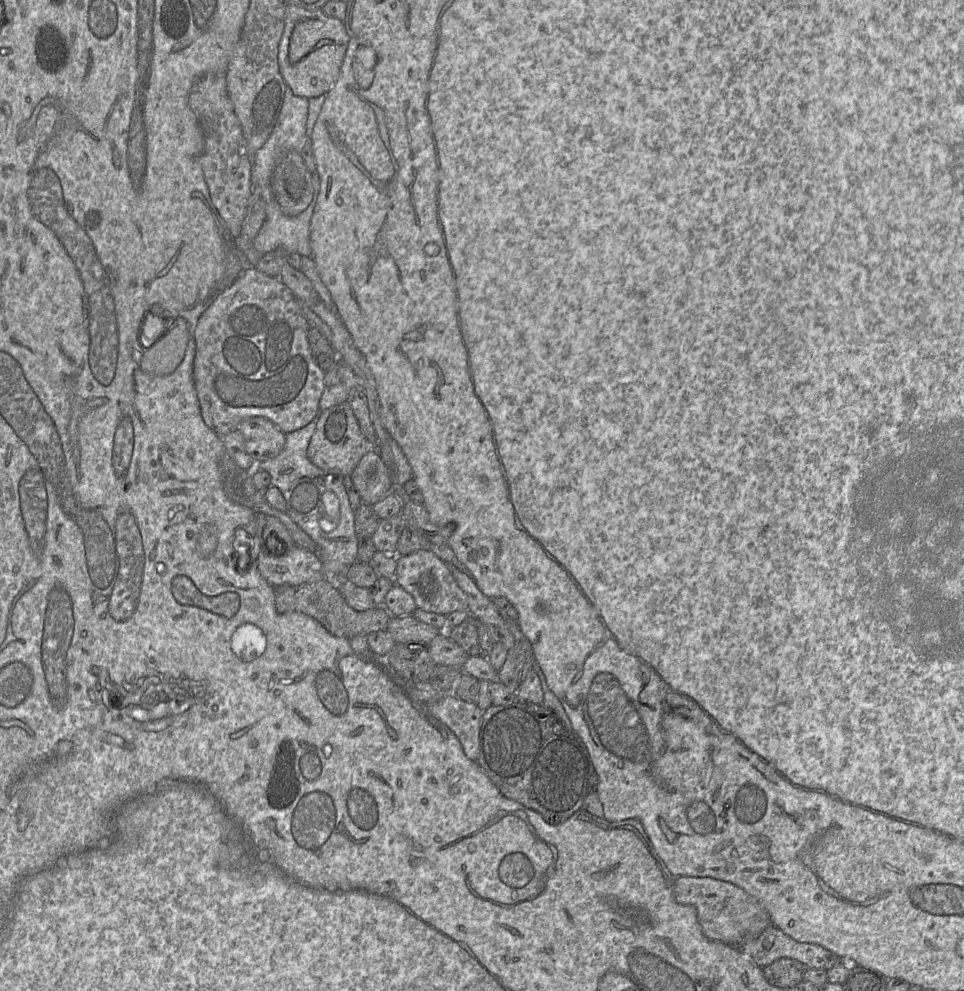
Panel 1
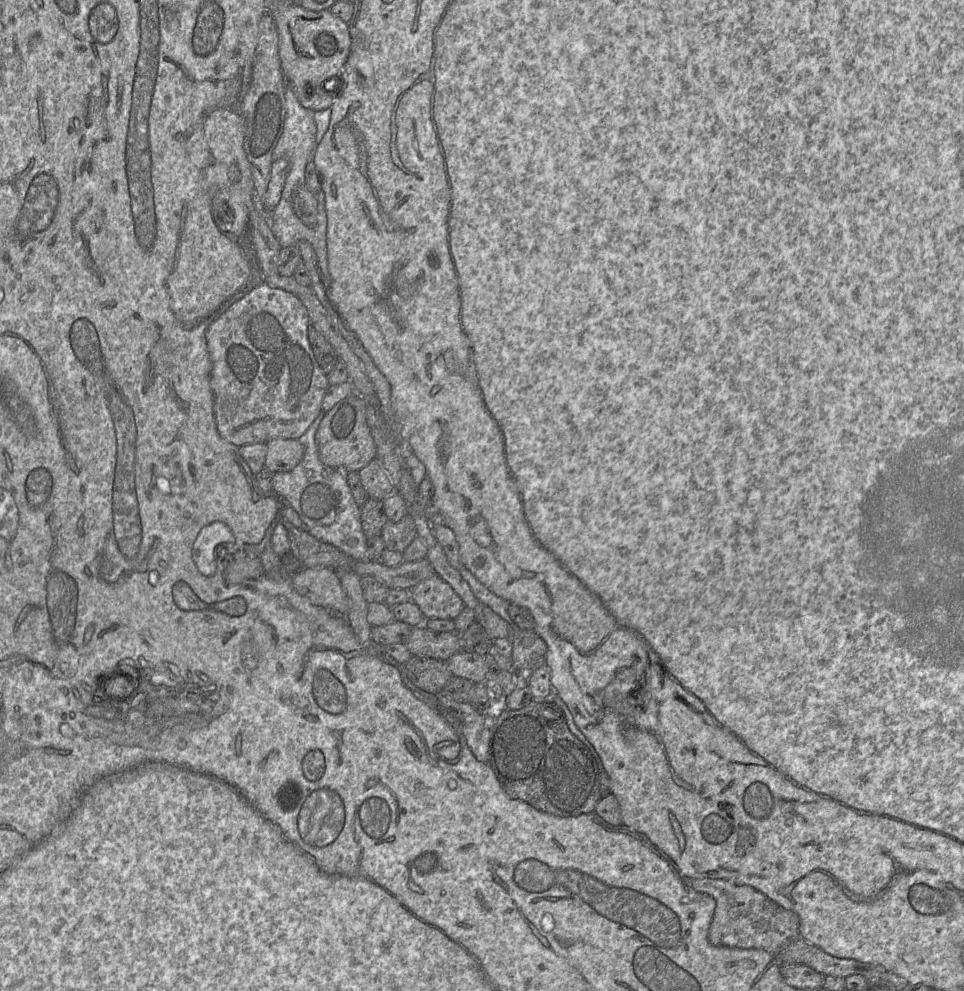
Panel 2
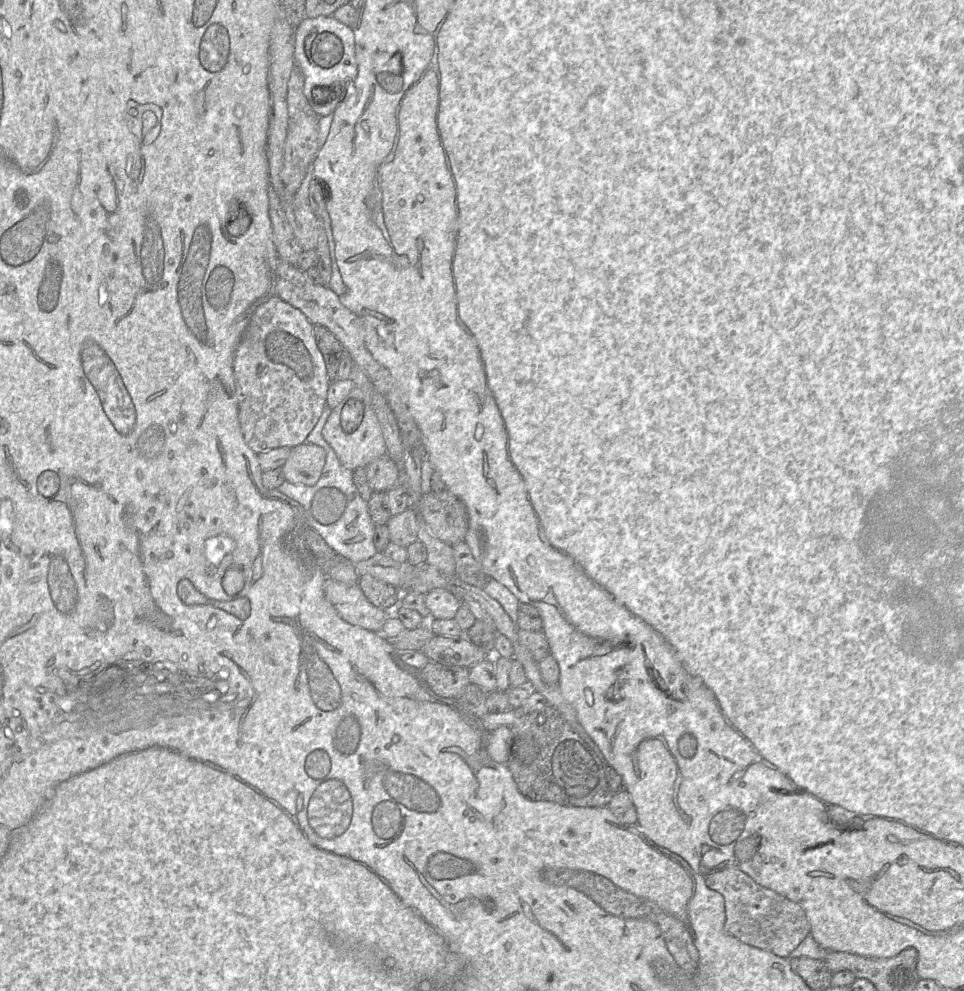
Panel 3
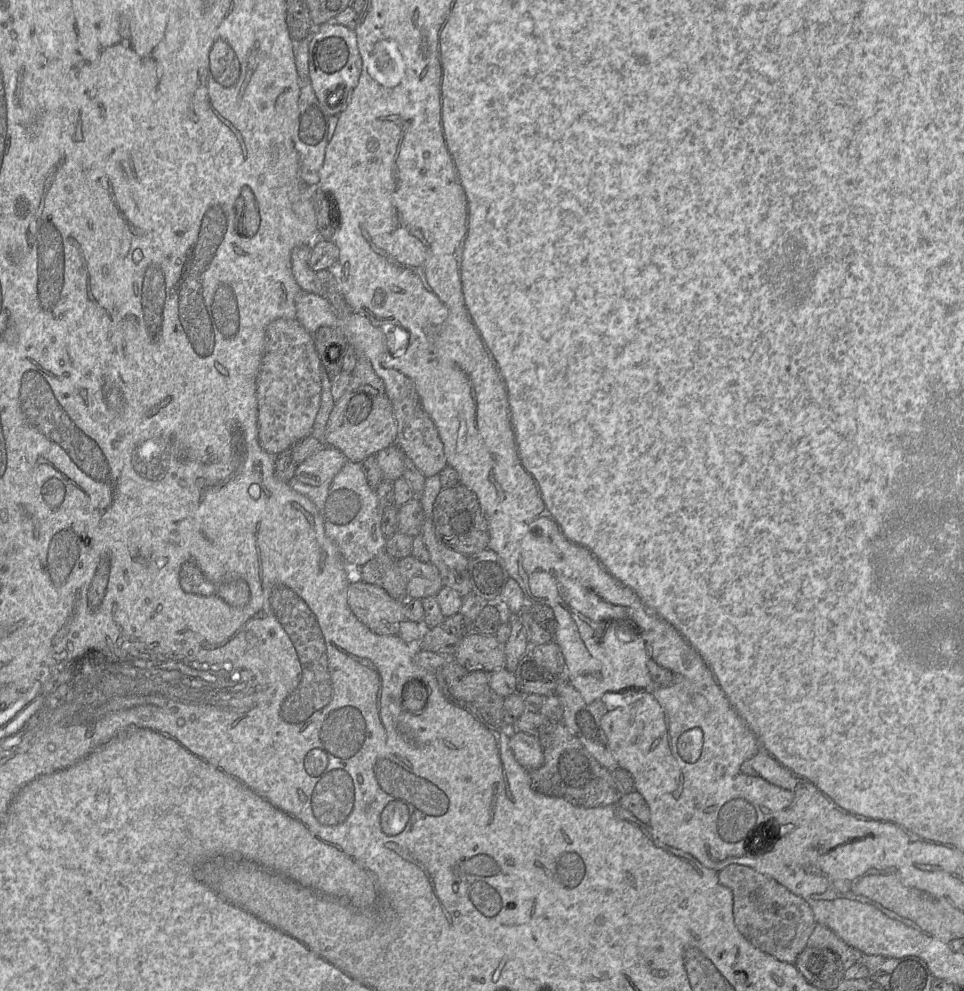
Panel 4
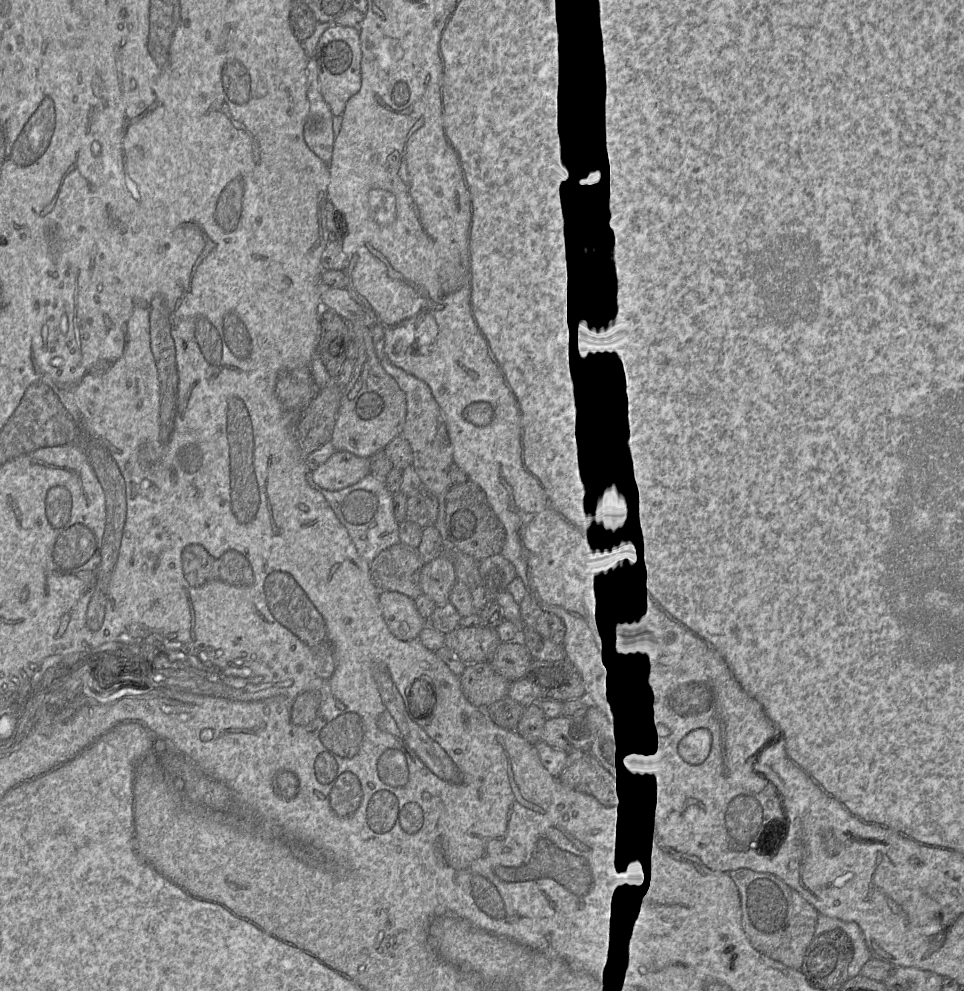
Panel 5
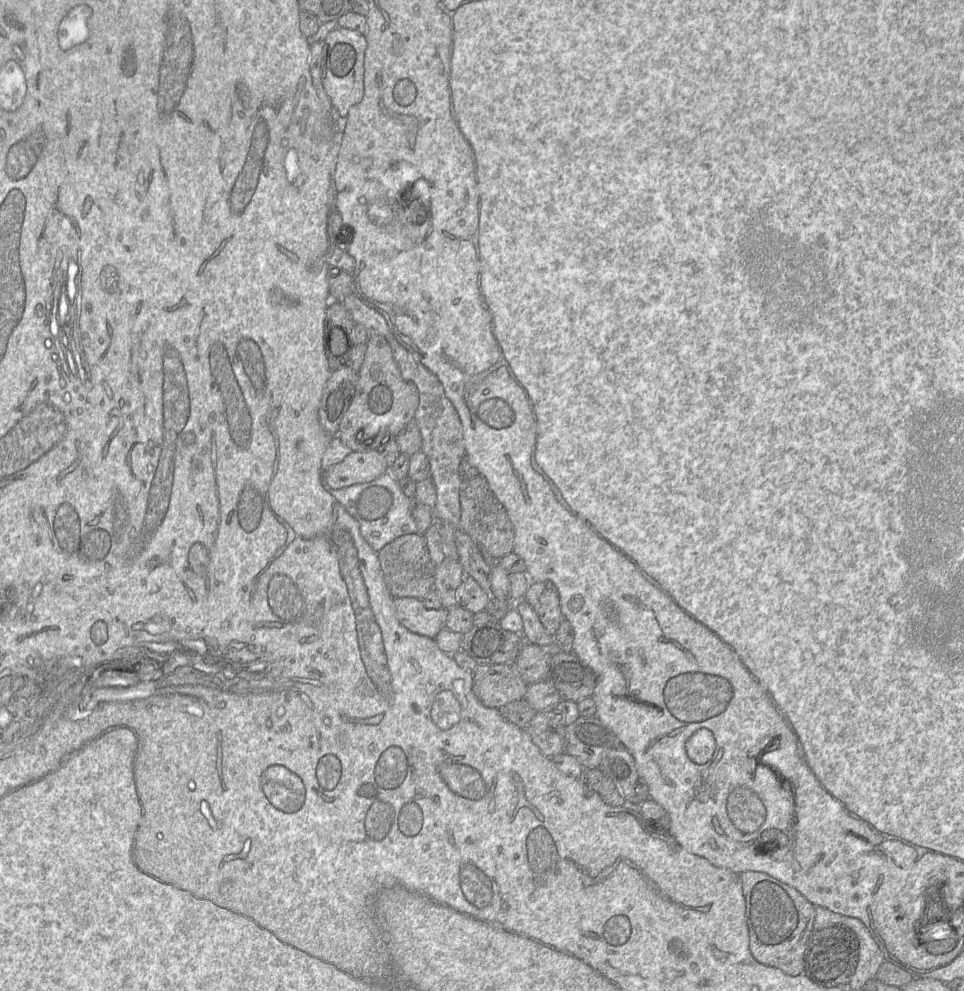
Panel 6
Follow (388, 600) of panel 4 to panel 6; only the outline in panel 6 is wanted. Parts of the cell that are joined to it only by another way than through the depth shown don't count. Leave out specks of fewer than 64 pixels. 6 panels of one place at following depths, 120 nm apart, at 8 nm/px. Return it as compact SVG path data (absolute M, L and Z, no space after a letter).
M413 597L394 598L394 606L399 622L413 633L435 639L445 628L447 609L428 609Z

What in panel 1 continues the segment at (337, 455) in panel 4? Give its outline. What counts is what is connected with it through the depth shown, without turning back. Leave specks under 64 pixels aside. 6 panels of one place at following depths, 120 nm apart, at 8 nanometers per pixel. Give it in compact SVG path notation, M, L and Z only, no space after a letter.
M251 417L237 427L242 435L245 450L255 462L276 457L284 448L285 433L264 417Z

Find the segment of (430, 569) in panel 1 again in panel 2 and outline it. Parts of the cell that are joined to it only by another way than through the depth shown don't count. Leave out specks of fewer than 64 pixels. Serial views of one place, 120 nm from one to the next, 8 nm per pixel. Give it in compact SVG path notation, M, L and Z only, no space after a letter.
M437 574L419 582L409 591L411 600L425 618L453 620L464 608L460 596Z

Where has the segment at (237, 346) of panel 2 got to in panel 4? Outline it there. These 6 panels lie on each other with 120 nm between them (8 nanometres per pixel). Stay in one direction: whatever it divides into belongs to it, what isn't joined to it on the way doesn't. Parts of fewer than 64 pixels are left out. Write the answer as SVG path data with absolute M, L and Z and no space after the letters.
M279 318L267 326L256 385L258 441L264 451L278 455L311 435L321 400L320 359L312 334L296 319Z

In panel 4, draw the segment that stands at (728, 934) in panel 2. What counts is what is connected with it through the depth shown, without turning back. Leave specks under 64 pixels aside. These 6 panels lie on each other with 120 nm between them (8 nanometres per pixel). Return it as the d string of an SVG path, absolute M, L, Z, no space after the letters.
M730 864L717 874L720 884L729 888L733 894L733 918L740 933L754 947L780 961L794 964L797 956L806 948L808 939L816 925L816 920L809 904L774 879L745 865Z

